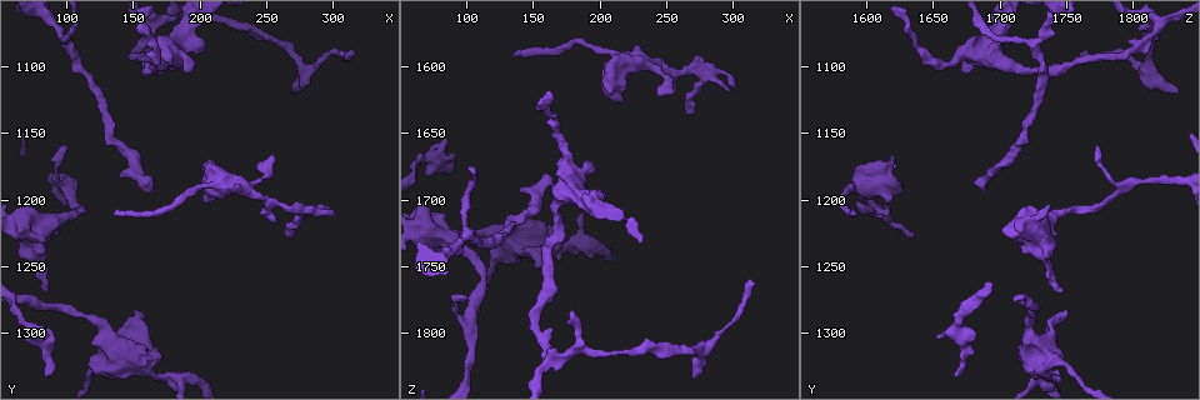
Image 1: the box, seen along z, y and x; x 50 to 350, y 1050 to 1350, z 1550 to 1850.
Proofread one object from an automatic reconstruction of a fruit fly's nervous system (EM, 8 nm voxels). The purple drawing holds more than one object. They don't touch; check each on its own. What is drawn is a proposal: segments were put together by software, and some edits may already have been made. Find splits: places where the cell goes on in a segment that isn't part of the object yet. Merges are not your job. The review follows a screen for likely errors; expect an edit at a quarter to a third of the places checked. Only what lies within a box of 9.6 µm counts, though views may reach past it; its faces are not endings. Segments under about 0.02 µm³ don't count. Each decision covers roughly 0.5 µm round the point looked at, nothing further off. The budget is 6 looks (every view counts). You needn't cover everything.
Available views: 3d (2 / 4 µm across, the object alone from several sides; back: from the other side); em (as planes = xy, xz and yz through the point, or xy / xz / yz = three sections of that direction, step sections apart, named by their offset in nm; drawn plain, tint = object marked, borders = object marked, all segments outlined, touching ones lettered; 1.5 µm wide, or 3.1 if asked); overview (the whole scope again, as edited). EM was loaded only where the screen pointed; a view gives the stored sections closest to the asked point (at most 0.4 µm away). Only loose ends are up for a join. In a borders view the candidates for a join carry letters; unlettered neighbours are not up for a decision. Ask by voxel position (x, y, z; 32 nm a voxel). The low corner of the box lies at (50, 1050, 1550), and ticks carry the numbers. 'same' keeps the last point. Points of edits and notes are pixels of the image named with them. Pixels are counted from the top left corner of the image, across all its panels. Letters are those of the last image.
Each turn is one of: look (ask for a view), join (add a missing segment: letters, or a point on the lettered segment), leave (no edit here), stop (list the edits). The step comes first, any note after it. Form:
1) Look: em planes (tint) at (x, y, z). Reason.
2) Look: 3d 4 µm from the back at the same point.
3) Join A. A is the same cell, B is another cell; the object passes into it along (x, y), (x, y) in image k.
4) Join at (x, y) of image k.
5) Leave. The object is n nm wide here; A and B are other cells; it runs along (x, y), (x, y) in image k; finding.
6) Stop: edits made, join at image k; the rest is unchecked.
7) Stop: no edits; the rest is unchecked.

Look: 3d 4 µm at (270, 1120, 1836). An open end.

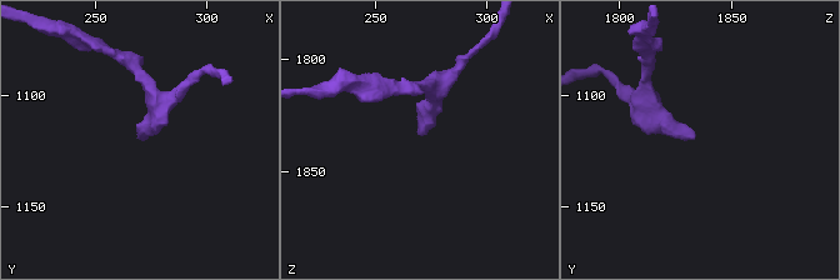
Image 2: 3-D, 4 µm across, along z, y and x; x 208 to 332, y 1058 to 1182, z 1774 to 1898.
Look: em xz step 4 (tint) at (271, 1118, 1835).

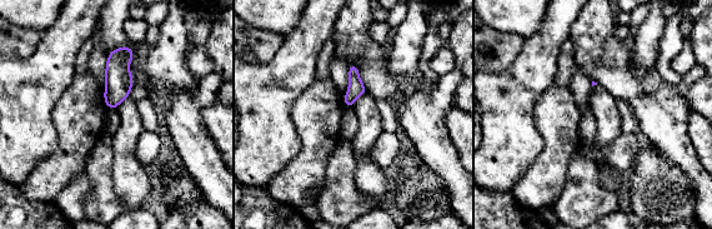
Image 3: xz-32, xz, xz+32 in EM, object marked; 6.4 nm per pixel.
Look: em planes (borders) at the same point. Cut it another way.

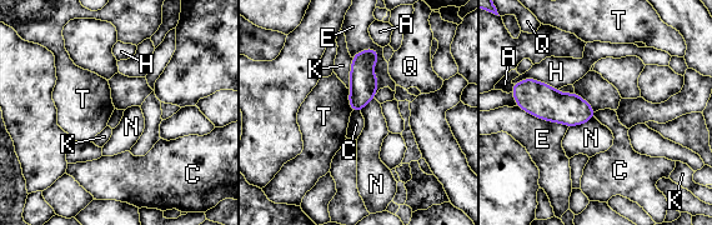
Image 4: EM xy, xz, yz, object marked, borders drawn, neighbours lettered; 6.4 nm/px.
Leave. A, C, E, H, K, N, Q and T are other cells; a border runs along (352, 110), (360, 111) in image 4; no lettered segment goes on from it.

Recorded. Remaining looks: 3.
Look: em planes (borders) at (100, 1160, 1774). Free end.

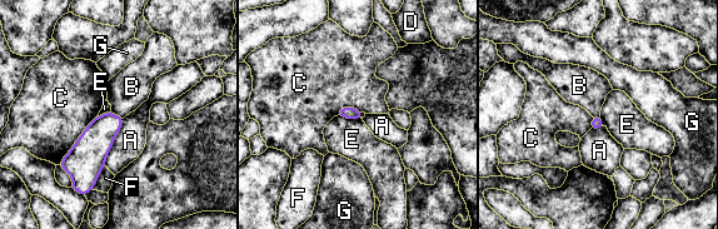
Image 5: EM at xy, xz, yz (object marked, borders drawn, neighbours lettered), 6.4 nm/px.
Leave. The object is 80 nm wide here; A, B, C, D, E, F and G are other cells; a border runs along (111, 110), (123, 118) in image 5; no lettered segment goes on from it.

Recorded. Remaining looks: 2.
Stop: no edits; the rest is unchecked.

